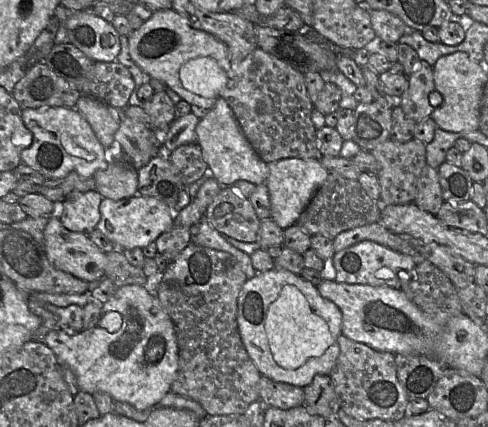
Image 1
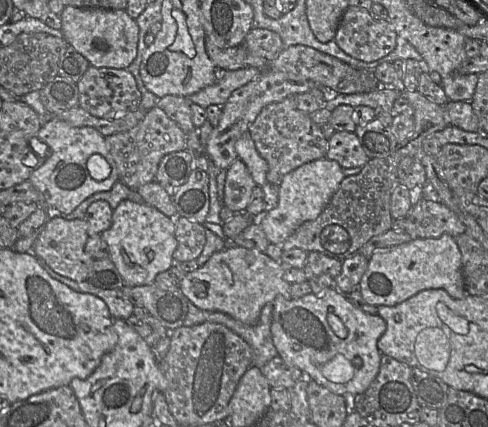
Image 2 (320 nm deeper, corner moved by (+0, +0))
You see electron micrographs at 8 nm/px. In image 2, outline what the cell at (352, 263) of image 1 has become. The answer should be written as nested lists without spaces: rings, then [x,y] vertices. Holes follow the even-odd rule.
[[[448,234],[439,238],[416,238],[410,242],[377,250],[368,260],[358,290],[367,304],[396,306],[428,289],[443,289],[452,298],[467,295],[462,272],[462,256],[456,239]]]

